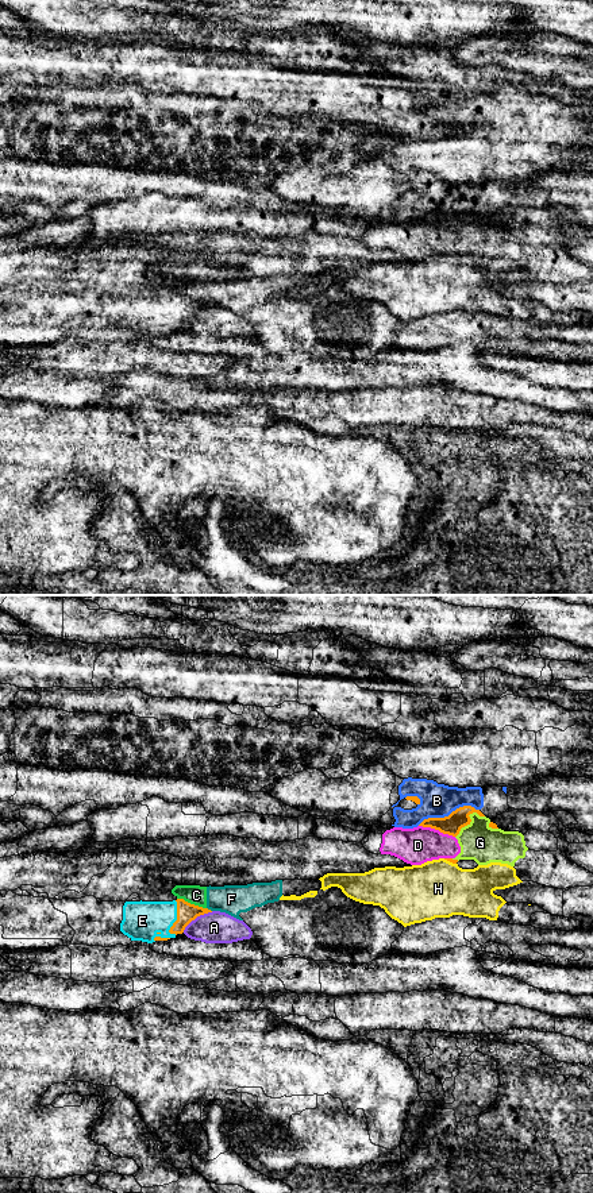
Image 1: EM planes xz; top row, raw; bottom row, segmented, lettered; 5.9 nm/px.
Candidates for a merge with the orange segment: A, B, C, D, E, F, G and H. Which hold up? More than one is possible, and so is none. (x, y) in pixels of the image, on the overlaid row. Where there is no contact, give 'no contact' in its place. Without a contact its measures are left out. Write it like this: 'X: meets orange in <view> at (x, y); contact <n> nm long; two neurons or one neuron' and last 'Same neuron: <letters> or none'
A: meets orange in xz at (196, 917); contact 220 nm long; two neurons
B: meets orange in xz at (449, 815); contact 380 nm long; two neurons
C: meets orange in xz at (192, 904); contact 190 nm long; two neurons
D: meets orange in xz at (436, 829); contact 220 nm long; two neurons
E: meets orange in xz at (177, 918); contact 220 nm long; one neuron
F: meets orange in xz at (210, 910); contact 40 nm long; two neurons
G: meets orange in xz at (470, 819); contact 220 nm long; two neurons
H: meets orange in xz at (450, 861); contact 90 nm long; two neurons
Same neuron: E

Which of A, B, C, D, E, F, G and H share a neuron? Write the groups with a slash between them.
A / B / C F / D G / E / H

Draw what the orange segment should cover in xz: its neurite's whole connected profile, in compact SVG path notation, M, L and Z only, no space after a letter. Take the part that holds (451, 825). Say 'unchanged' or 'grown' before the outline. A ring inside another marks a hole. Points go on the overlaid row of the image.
unchanged; M463 806L453 811L448 816L424 819L419 826L431 827L443 834L457 837L462 827L470 825L471 819L469 815L473 812L485 816L480 810L471 806Z

